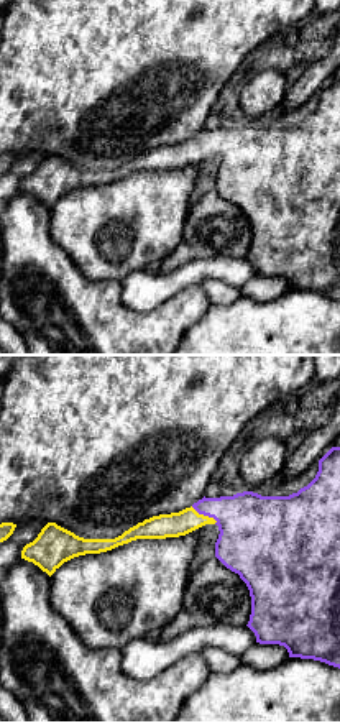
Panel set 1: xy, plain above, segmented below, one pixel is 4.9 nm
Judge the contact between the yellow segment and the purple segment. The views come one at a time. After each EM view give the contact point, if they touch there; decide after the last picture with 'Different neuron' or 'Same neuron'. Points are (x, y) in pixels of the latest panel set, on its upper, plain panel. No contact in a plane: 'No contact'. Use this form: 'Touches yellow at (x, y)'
Touches yellow at (202, 147)

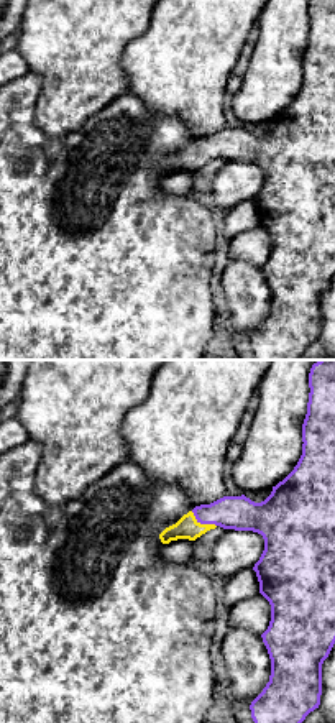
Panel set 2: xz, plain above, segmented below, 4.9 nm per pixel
Touches yellow at (202, 156)

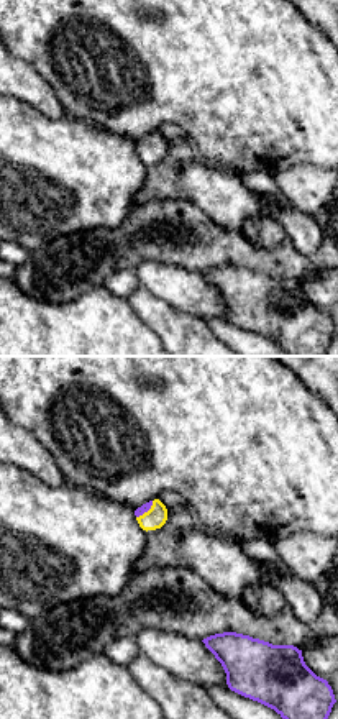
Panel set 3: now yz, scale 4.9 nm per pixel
Touches yellow at (148, 143)

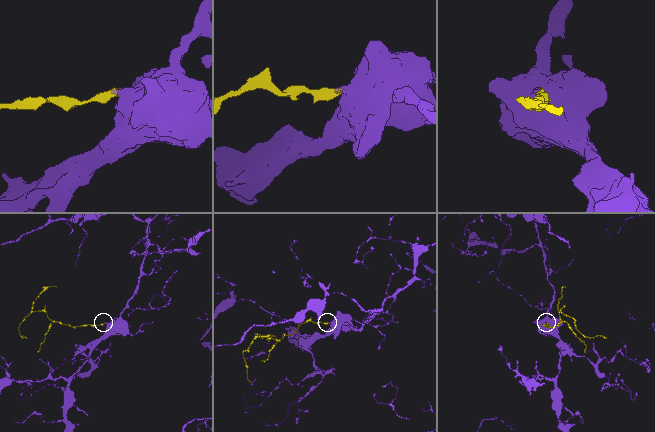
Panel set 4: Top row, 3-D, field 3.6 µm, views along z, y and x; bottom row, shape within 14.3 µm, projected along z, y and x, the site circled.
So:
Same neuron

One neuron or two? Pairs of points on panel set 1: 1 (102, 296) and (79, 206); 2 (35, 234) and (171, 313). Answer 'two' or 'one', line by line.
1: two
2: one

